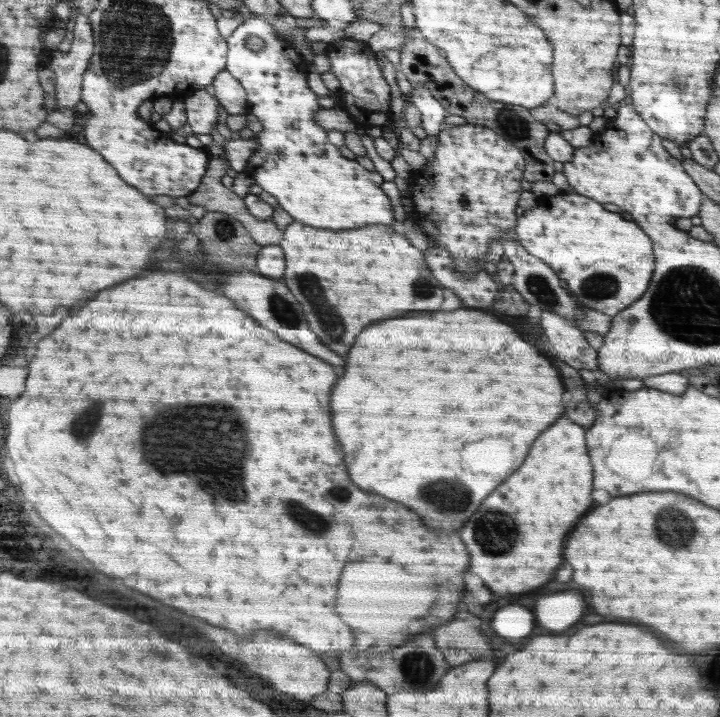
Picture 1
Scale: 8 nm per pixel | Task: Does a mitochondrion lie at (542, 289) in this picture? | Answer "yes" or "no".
yes

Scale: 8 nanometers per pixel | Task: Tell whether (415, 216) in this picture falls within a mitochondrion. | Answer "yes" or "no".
no

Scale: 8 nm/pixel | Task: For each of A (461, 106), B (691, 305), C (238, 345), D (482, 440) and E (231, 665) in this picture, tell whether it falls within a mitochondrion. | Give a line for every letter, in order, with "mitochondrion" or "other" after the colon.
A: other
B: mitochondrion
C: other
D: other
E: other

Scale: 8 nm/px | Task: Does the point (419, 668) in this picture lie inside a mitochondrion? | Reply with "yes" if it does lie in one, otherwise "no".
yes

